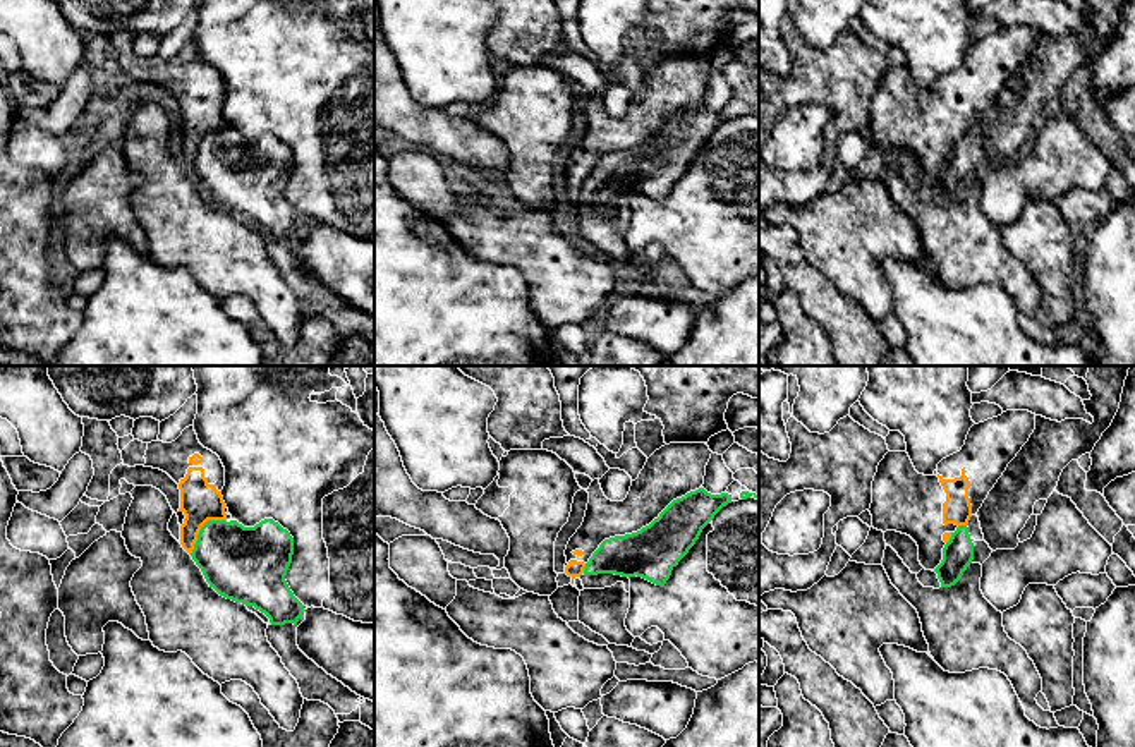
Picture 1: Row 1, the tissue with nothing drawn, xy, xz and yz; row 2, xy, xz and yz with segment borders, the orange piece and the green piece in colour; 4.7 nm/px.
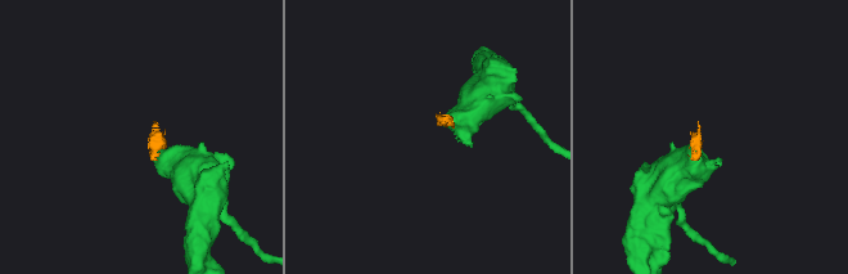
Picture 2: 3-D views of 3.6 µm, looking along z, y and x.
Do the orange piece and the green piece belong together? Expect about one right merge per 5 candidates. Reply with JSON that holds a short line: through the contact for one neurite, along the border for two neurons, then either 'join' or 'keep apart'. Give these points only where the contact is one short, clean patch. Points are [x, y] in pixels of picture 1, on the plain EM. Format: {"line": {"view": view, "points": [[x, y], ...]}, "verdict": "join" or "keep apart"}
{"line": {"view": "xy", "points": [[225, 134], [210, 134], [201, 143], [189, 169]]}, "verdict": "keep apart"}

